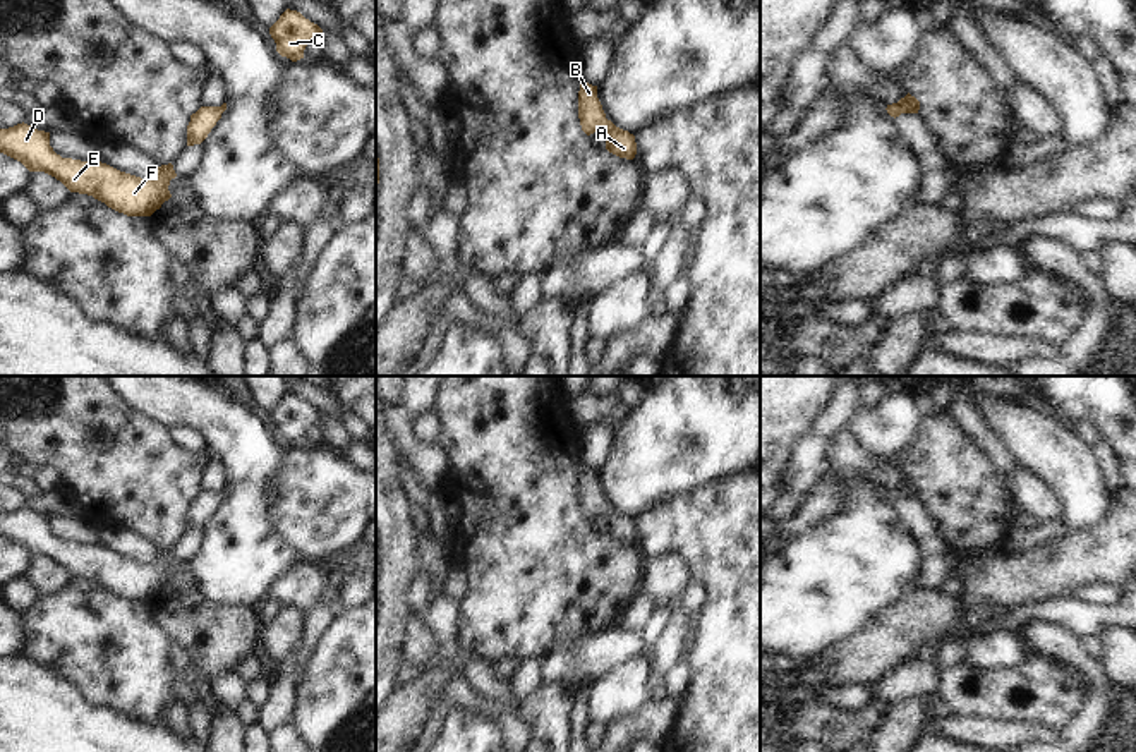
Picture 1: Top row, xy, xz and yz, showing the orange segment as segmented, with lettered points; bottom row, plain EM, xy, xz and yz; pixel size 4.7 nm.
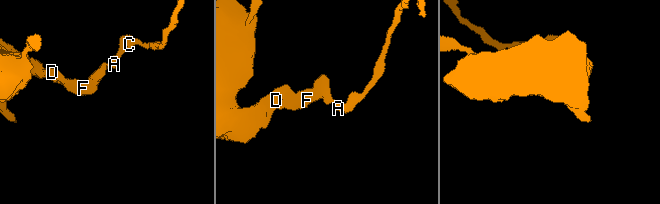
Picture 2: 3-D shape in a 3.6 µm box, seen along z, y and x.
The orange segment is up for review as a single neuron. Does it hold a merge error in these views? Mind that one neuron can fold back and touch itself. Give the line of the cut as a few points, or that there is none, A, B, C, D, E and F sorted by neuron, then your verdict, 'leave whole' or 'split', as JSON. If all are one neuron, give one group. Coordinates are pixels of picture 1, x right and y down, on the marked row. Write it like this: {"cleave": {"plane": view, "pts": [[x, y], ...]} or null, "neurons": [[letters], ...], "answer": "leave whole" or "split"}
{"cleave": null, "neurons": [["A", "B", "C", "D", "E", "F"]], "answer": "leave whole"}

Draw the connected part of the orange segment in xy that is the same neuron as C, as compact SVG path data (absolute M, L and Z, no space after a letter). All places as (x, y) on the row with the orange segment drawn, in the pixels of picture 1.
M287 9L269 27L269 34L276 43L276 52L297 62L304 58L304 50L309 43L319 41L323 29L300 12Z

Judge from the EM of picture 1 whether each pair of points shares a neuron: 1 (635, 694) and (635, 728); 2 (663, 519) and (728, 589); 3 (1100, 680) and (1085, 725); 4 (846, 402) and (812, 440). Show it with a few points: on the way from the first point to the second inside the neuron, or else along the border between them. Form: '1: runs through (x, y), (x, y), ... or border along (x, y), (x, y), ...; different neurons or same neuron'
1: border along (647, 699), (634, 713), (616, 716), (606, 725); different neurons
2: runs through (680, 536), (716, 572); same neuron
3: runs through (1099, 691), (1099, 708), (1093, 715); same neuron
4: runs through (839, 411), (821, 431); same neuron

